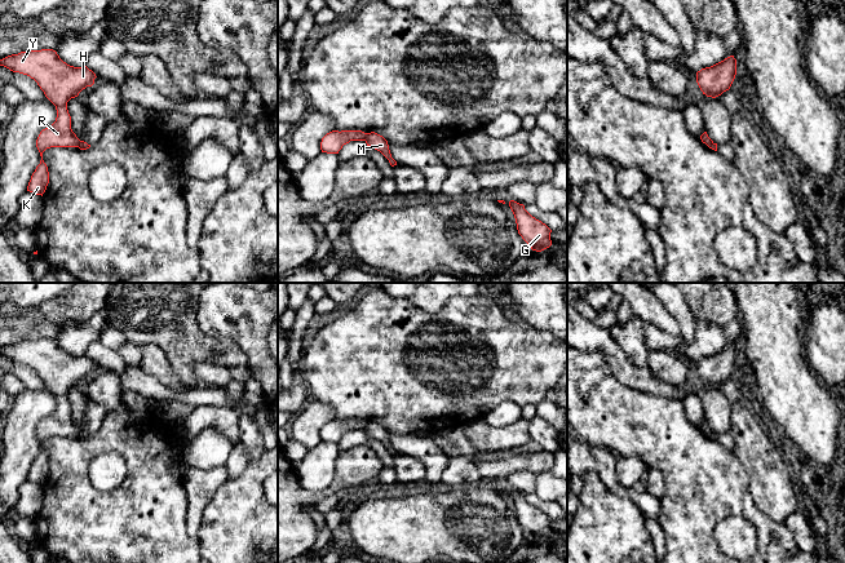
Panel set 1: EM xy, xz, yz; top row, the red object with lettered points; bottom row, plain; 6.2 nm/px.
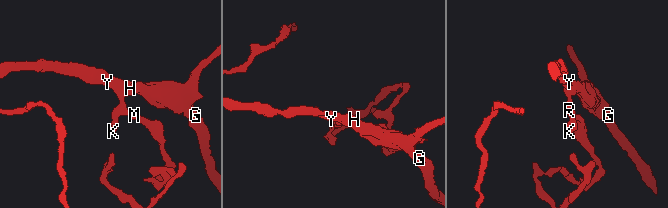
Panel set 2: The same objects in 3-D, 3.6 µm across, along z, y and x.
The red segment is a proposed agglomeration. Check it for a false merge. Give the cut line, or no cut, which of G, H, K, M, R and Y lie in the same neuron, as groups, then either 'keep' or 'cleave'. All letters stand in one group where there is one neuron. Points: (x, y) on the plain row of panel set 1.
cut xz (367, 422), (363, 429); groups G H K R Y / M; cleave

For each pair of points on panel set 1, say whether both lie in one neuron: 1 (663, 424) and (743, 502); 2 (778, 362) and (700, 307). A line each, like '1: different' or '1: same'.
1: same
2: different

